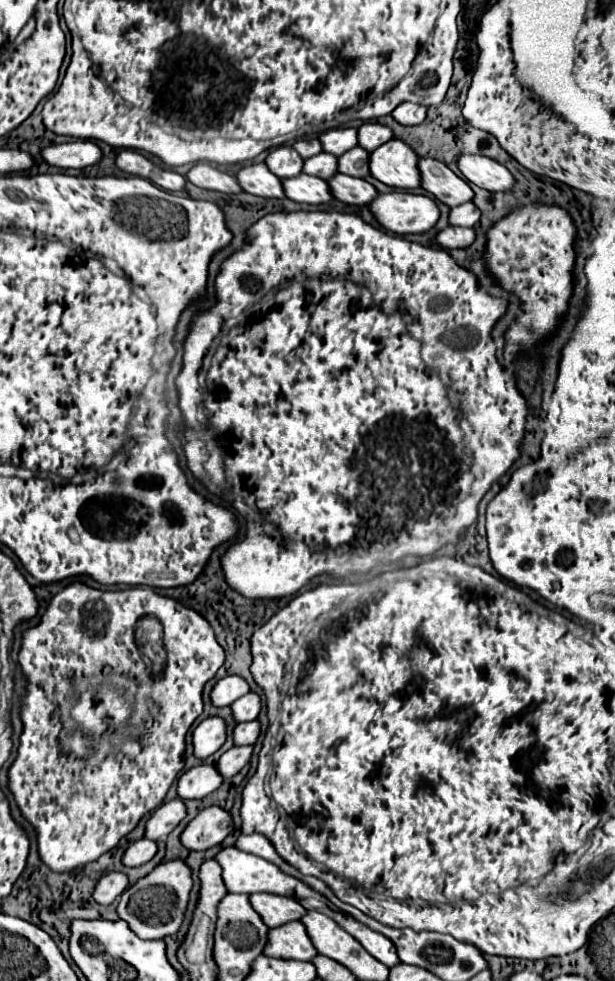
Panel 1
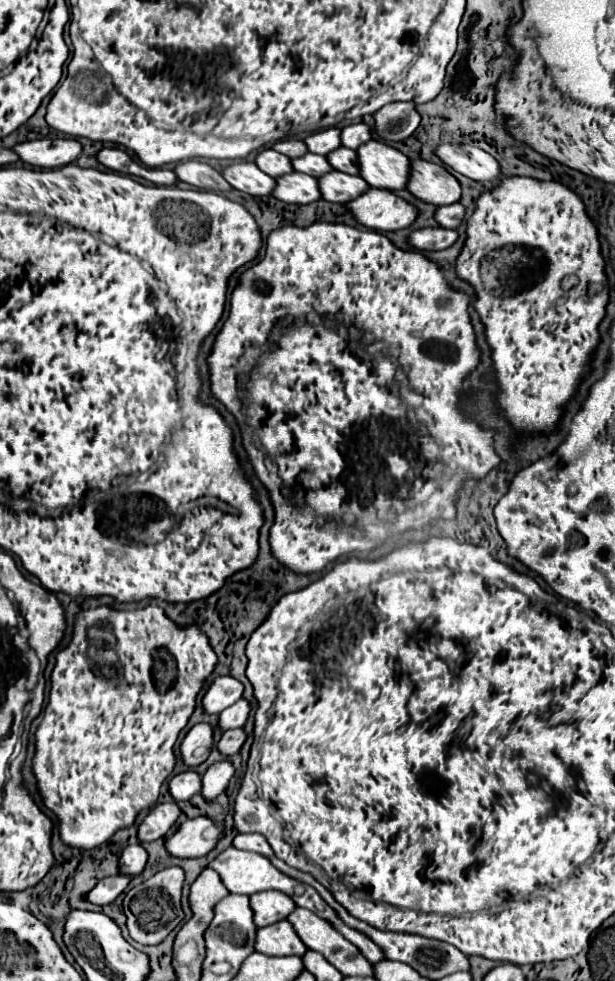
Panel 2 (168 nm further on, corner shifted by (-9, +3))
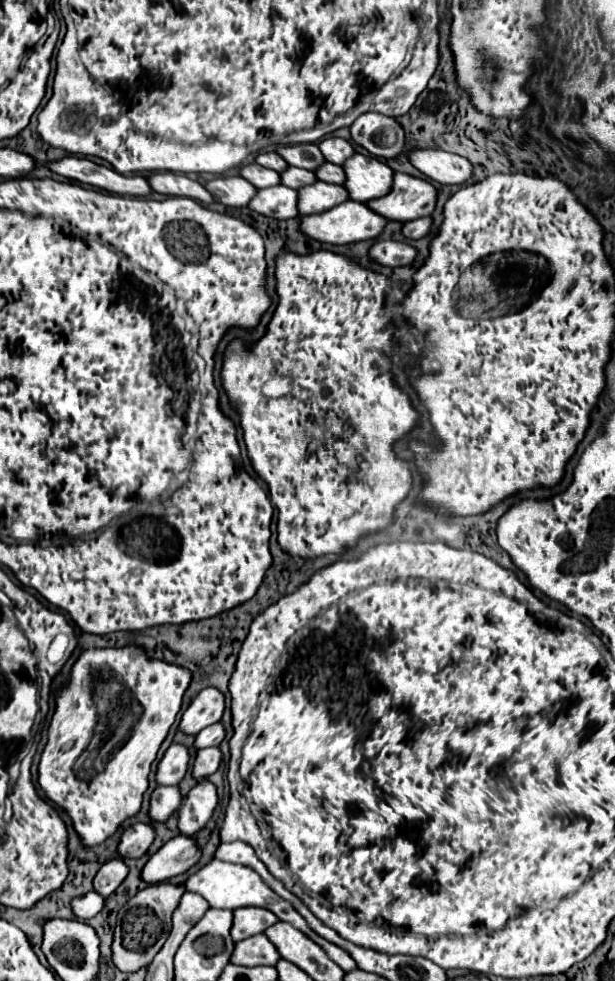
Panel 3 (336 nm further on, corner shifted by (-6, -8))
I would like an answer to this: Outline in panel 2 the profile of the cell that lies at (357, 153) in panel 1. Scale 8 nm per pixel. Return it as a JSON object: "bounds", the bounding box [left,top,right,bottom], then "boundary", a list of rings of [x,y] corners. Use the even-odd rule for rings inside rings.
{"bounds":[326,148,358,174],"boundary":[[[336,148],[334,152],[330,152],[326,156],[326,160],[330,162],[330,166],[338,172],[346,172],[346,174],[358,174],[358,160],[356,160],[356,152],[348,150],[348,148]]]}

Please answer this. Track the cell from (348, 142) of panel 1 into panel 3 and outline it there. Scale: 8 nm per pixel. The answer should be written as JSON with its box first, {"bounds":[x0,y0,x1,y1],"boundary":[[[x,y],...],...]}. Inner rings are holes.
{"bounds":[277,143,325,171],"boundary":[[[303,143],[303,145],[287,145],[287,147],[279,147],[277,153],[295,167],[303,167],[309,171],[315,171],[315,167],[319,167],[321,163],[325,163],[325,157],[319,149],[317,143]]]}

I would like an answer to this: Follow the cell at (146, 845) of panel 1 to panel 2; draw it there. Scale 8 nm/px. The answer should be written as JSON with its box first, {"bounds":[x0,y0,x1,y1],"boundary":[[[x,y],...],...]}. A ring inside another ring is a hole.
{"bounds":[118,844,148,878],"boundary":[[[134,844],[134,846],[124,848],[122,854],[120,854],[120,860],[118,860],[120,874],[122,876],[130,876],[130,878],[138,876],[144,870],[146,860],[148,860],[148,854],[142,848],[142,844]]]}

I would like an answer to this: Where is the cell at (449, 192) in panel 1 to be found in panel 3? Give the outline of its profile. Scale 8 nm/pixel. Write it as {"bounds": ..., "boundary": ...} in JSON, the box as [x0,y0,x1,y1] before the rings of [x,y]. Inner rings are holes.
{"bounds":[367,173,439,221],"boundary":[[[397,173],[391,195],[383,199],[369,201],[367,205],[383,213],[389,221],[413,221],[425,215],[431,215],[437,205],[439,191],[425,179],[411,177],[407,173]]]}

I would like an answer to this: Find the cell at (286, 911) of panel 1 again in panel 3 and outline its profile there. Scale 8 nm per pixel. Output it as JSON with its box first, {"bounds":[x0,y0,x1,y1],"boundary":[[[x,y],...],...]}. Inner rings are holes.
{"bounds":[231,907,279,941],"boundary":[[[241,907],[241,909],[235,909],[233,915],[235,915],[235,923],[233,923],[231,935],[235,941],[243,941],[247,937],[263,933],[267,927],[279,921],[277,915],[261,907]]]}

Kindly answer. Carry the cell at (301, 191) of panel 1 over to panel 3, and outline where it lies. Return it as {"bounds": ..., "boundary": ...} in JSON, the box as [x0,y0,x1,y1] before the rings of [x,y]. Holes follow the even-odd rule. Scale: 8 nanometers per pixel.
{"bounds":[249,185,299,219],"boundary":[[[275,185],[267,189],[259,189],[255,199],[251,199],[249,209],[273,217],[273,219],[291,219],[299,215],[297,209],[297,191],[285,185]]]}

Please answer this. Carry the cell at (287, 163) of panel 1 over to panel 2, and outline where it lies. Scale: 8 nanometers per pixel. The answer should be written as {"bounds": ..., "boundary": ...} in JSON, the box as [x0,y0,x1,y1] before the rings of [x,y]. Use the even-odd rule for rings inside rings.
{"bounds":[254,148,292,178],"boundary":[[[272,148],[262,150],[262,152],[256,156],[254,164],[256,164],[262,172],[266,172],[268,176],[272,176],[272,178],[278,178],[278,176],[284,176],[284,174],[290,174],[290,172],[292,172],[290,158],[286,158],[284,154],[280,154],[280,152],[272,150]]]}

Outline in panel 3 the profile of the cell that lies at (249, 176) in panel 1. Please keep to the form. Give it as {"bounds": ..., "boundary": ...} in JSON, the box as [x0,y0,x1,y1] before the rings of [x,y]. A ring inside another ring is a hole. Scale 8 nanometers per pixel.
{"bounds":[207,175,257,207],"boundary":[[[241,175],[235,177],[217,177],[213,181],[207,181],[207,191],[215,197],[215,201],[227,205],[227,207],[247,207],[249,201],[255,197],[257,189],[251,187],[247,179]]]}

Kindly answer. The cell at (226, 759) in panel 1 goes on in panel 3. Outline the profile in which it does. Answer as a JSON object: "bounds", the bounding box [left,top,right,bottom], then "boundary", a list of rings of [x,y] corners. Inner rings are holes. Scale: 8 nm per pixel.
{"bounds":[179,779,217,835],"boundary":[[[203,779],[185,797],[179,809],[179,831],[185,835],[195,835],[213,815],[217,807],[217,787]]]}

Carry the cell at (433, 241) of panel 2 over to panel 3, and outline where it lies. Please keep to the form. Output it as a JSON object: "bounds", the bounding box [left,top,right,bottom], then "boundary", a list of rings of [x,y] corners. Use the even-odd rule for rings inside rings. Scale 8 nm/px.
{"bounds":[369,241,419,267],"boundary":[[[377,241],[369,253],[381,265],[399,267],[399,265],[411,265],[419,251],[409,243],[401,243],[401,241]]]}

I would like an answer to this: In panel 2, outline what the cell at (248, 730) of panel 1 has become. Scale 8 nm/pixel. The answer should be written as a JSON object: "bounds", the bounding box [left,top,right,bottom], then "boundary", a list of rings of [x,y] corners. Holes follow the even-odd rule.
{"bounds":[216,728,246,756],"boundary":[[[242,728],[226,730],[226,732],[222,734],[222,738],[216,742],[216,750],[218,750],[222,756],[232,756],[232,754],[236,754],[236,752],[242,748],[244,740],[246,740],[246,734],[244,734]]]}

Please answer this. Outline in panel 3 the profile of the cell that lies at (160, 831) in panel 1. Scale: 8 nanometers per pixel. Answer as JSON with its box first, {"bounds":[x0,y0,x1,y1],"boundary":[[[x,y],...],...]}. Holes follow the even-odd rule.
{"bounds":[119,823,155,859],"boundary":[[[135,823],[129,829],[125,829],[119,843],[119,853],[129,859],[143,857],[153,841],[155,841],[155,829],[147,823]]]}

